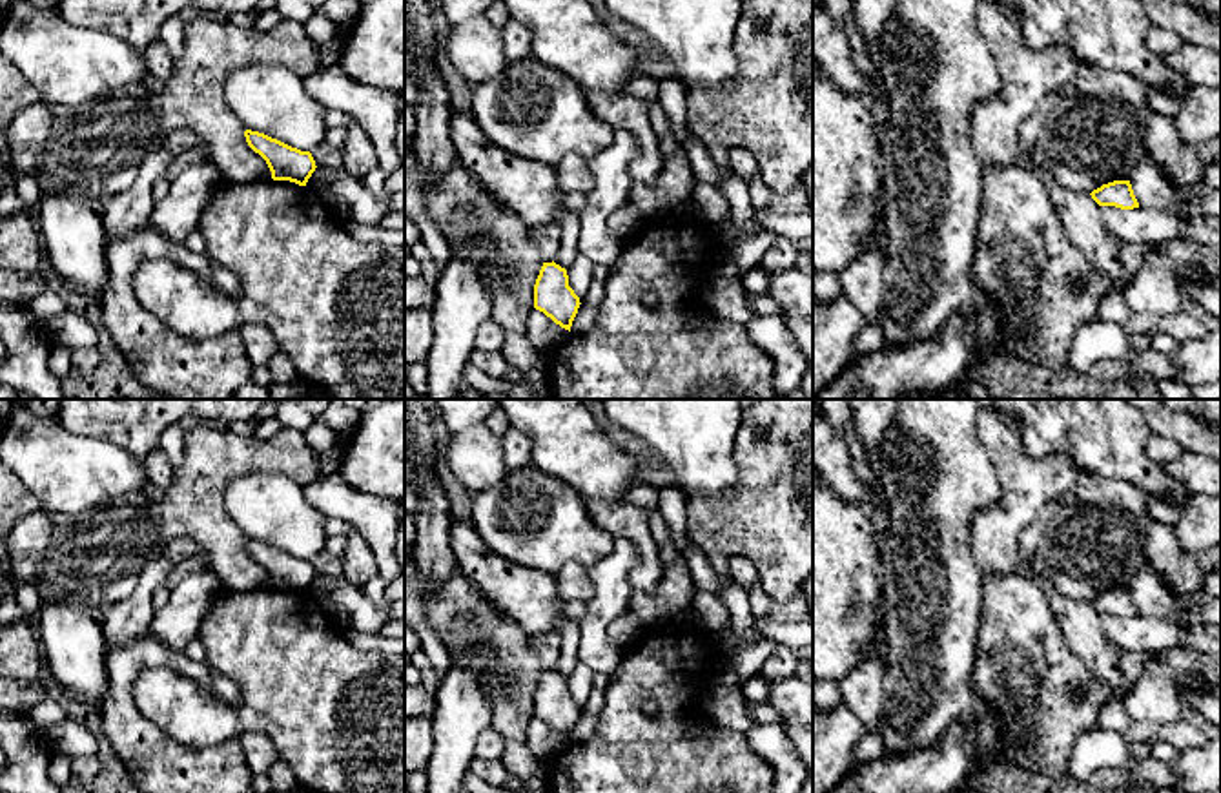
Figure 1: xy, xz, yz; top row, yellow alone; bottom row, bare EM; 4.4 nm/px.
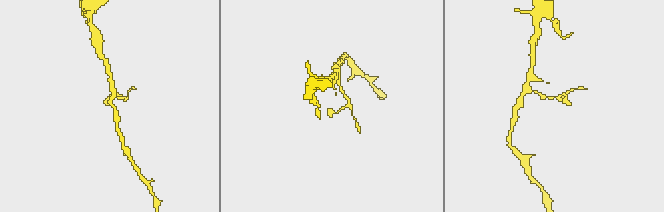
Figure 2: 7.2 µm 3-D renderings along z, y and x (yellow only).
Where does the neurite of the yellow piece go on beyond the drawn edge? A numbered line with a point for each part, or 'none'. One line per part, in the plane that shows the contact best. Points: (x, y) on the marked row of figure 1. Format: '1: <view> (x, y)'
none

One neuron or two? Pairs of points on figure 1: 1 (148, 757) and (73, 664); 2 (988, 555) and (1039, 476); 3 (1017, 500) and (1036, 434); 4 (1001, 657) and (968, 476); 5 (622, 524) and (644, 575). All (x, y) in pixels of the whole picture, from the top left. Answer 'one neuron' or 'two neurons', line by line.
1: two neurons
2: one neuron
3: two neurons
4: two neurons
5: one neuron

